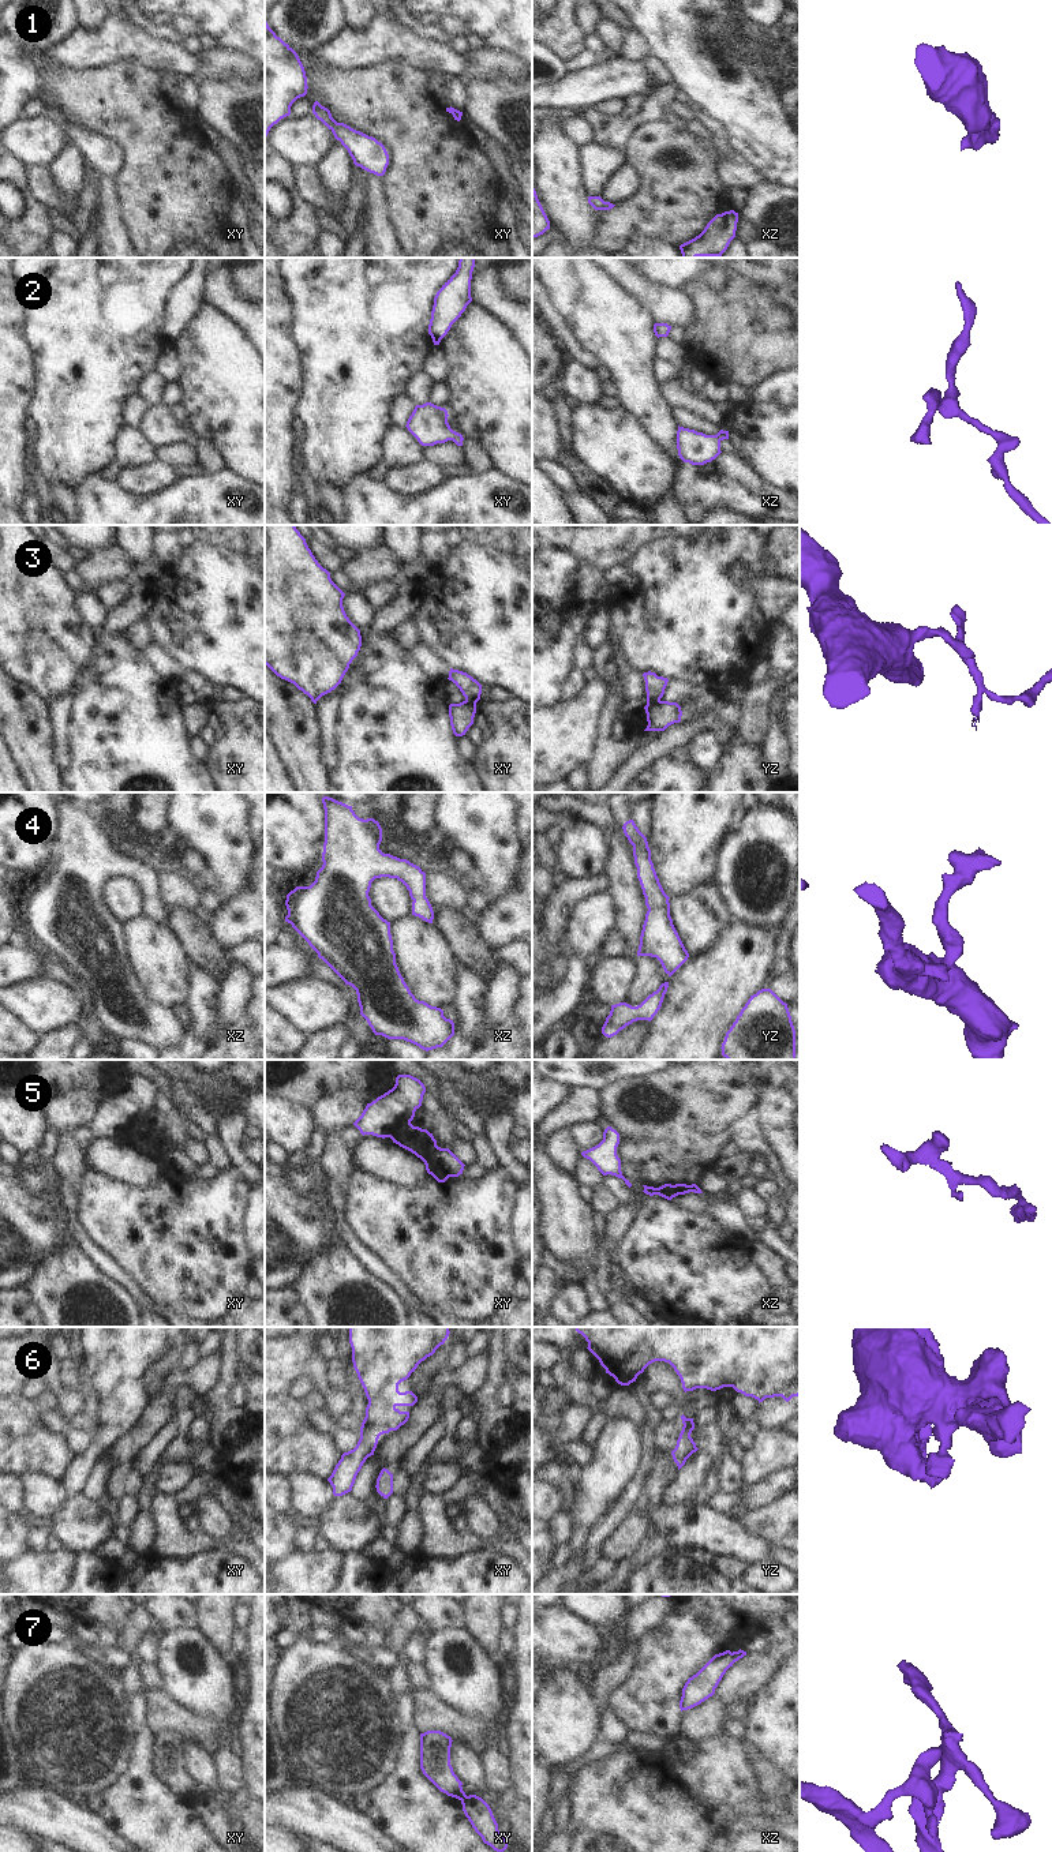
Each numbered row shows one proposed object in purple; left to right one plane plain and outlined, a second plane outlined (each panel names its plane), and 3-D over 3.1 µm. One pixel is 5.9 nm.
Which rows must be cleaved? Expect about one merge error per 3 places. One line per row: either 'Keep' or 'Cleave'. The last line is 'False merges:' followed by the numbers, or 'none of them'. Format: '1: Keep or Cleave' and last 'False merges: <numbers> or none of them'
1: Keep
2: Keep
3: Cleave
4: Keep
5: Cleave
6: Keep
7: Keep
False merges: 3, 5.

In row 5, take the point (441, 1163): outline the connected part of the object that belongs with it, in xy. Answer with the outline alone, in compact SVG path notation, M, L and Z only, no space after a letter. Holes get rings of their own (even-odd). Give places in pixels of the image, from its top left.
M398 1124L389 1137L393 1143L420 1158L427 1173L438 1182L445 1182L449 1177L463 1174L465 1165L449 1148L438 1147L433 1133L427 1129L412 1124Z

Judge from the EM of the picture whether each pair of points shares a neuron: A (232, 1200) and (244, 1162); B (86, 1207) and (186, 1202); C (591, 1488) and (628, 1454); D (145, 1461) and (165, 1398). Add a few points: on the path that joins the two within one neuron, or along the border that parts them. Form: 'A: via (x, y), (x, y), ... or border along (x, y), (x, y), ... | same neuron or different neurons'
A: border along (231, 1163), (250, 1187) | different neurons
B: via (111, 1207), (161, 1206) | same neuron
C: via (601, 1480), (618, 1462) | same neuron
D: border along (173, 1414), (138, 1450), (134, 1459) | different neurons

